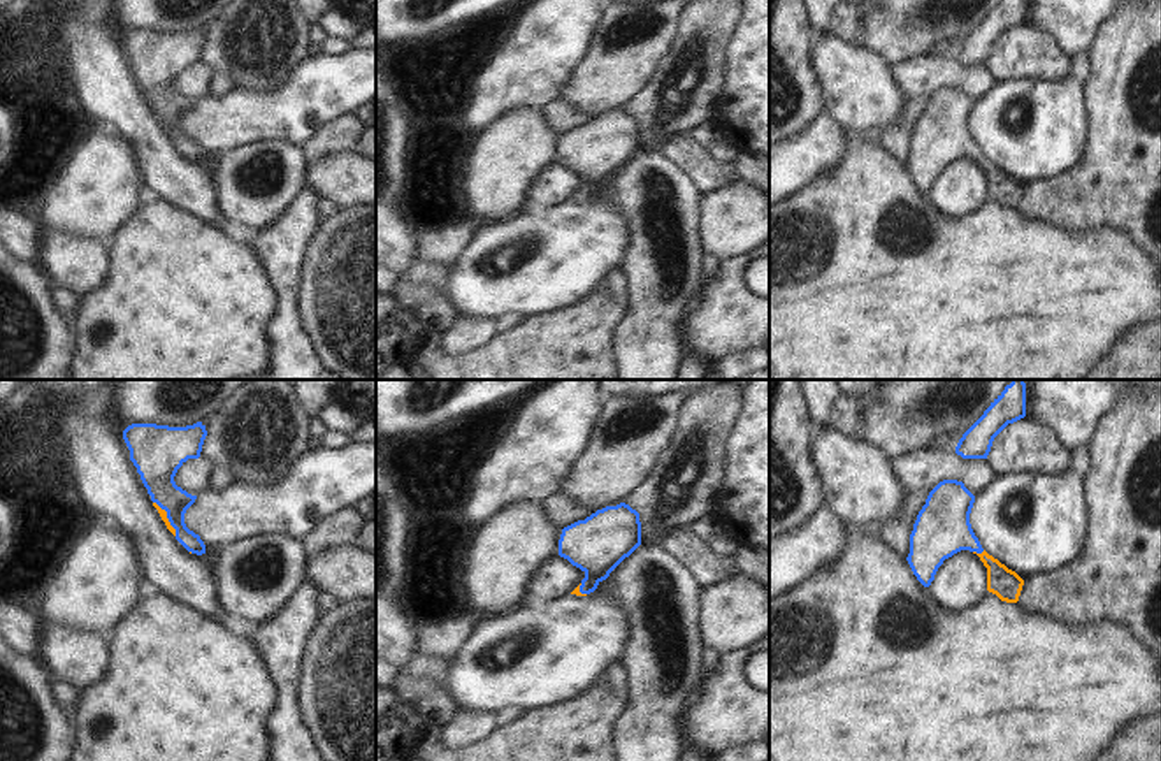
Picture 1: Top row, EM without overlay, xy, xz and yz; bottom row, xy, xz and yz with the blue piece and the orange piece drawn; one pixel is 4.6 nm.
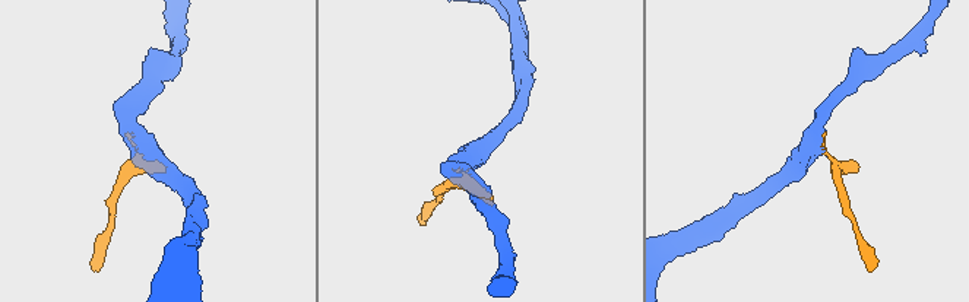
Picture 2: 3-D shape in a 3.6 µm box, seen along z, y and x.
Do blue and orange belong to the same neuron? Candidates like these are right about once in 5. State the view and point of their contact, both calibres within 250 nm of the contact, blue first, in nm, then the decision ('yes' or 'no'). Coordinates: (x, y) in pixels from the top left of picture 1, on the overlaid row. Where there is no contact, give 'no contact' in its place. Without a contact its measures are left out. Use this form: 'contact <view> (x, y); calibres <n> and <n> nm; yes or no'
contact xy (167, 517); calibres 190 and 30 nm; yes

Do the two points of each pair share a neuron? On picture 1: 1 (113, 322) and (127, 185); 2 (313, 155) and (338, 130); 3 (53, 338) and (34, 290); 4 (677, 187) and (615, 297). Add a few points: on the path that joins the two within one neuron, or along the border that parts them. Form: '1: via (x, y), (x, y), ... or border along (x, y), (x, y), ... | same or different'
1: border along (144, 204), (109, 243) | different
2: via (318, 150), (332, 136) | same
3: via (46, 326), (36, 303) | same
4: border along (622, 271), (627, 280), (626, 318) | different

